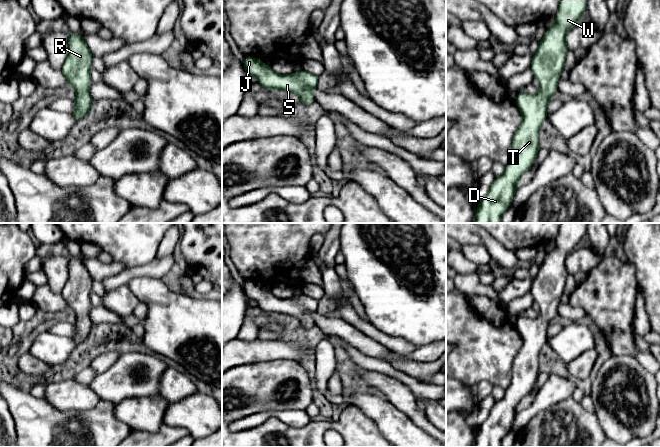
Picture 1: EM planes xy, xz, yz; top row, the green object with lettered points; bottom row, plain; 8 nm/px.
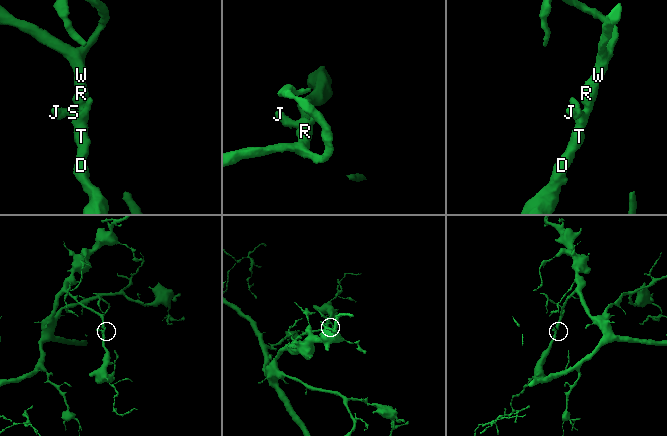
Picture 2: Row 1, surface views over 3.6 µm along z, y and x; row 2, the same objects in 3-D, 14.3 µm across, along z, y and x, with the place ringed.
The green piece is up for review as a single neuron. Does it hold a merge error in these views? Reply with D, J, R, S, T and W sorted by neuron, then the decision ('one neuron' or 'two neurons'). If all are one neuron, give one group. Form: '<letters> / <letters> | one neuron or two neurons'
D J R S T W | one neuron

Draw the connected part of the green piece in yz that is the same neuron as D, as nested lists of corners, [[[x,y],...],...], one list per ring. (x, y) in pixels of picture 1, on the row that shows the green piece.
[[[561,0],[559,11],[554,16],[554,25],[547,29],[544,37],[539,42],[539,47],[530,66],[534,77],[539,81],[540,88],[537,94],[519,93],[516,97],[516,105],[522,114],[522,121],[513,137],[511,159],[505,166],[501,176],[495,178],[487,195],[477,205],[474,223],[502,223],[501,217],[516,193],[520,177],[532,167],[532,164],[539,151],[539,129],[545,118],[548,116],[547,104],[557,91],[557,84],[564,69],[568,48],[566,35],[571,28],[577,24],[578,19],[586,11],[587,0]]]

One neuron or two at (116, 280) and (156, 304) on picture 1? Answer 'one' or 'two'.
two

